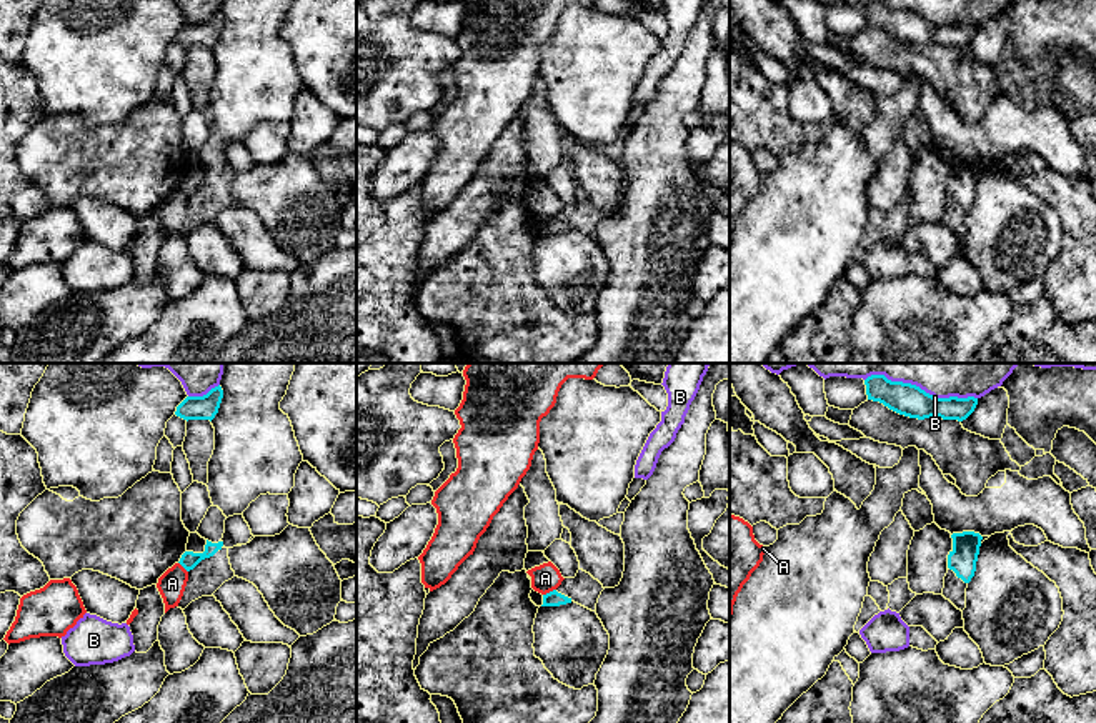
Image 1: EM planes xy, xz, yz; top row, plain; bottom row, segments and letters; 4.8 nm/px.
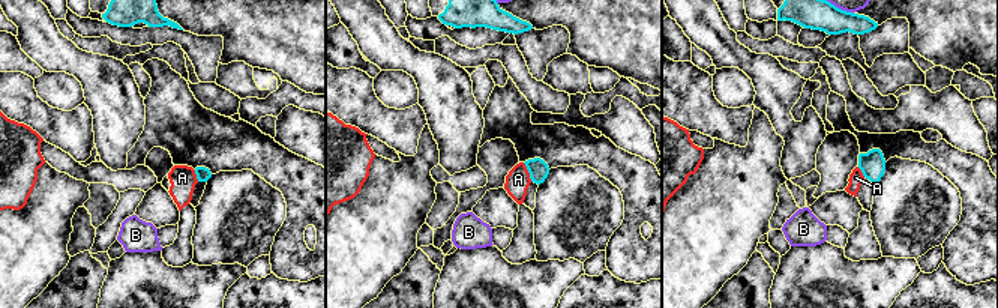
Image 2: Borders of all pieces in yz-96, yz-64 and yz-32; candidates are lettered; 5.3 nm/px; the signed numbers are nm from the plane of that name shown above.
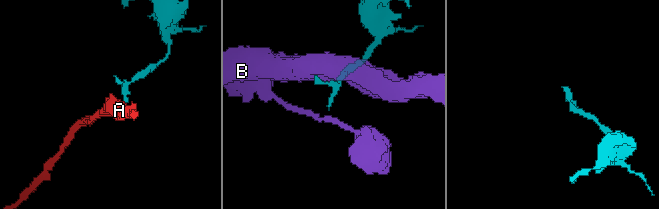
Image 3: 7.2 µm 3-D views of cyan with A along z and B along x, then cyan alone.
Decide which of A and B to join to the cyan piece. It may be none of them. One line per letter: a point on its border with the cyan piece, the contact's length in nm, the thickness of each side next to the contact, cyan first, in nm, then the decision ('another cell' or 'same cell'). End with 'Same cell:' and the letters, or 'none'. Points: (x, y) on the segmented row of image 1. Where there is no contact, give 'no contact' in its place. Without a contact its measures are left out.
A: xz (550, 592) | 70 nm | 80/140 nm | another cell
B: xy (204, 395) | 170 nm | 120/240 nm | another cell
Same cell: none

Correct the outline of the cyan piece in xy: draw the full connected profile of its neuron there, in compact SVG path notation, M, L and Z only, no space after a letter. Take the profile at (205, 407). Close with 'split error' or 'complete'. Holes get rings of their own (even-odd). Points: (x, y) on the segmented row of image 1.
M222 386L212 388L203 396L187 396L178 406L175 415L183 420L213 420L218 413L223 398Z; complete

